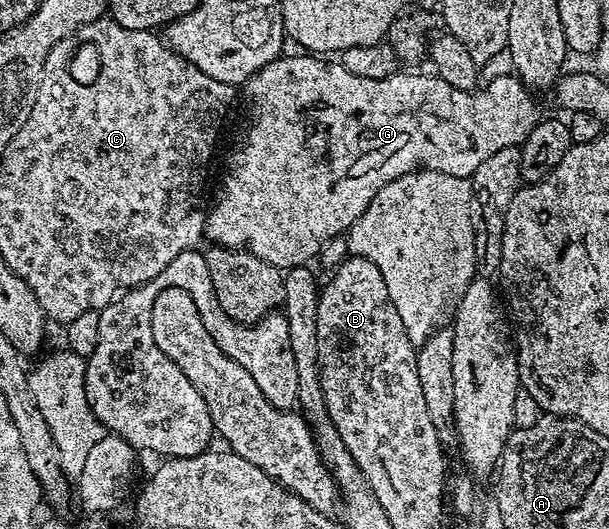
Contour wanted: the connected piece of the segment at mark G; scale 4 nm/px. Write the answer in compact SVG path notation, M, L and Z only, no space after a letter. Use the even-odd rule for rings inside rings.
M314 53L298 54L302 55L283 54L246 80L244 90L246 90L246 99L250 102L250 128L246 131L246 140L243 141L242 148L232 152L230 160L226 163L226 172L223 173L222 184L218 187L218 196L215 197L211 207L209 204L206 211L204 232L205 238L211 239L209 241L211 244L219 247L243 248L279 269L307 266L311 262L309 259L316 258L329 239L334 239L337 235L345 236L352 224L364 213L364 209L368 209L372 197L376 197L376 193L384 189L384 185L396 181L396 177L412 175L416 171L425 169L448 173L461 179L470 179L476 173L476 169L480 169L480 165L484 165L484 161L492 157L492 153L500 153L500 149L509 147L521 148L528 133L532 133L532 129L540 121L538 103L533 99L535 96L531 88L525 87L521 79L513 73L496 76L487 87L482 85L472 91L461 91L448 85L448 81L439 79L433 73L427 75L399 73L392 77L384 77L380 81L372 81L356 77L356 73L348 73L348 69L344 69L341 62L329 63L326 60L329 58L319 57Z

